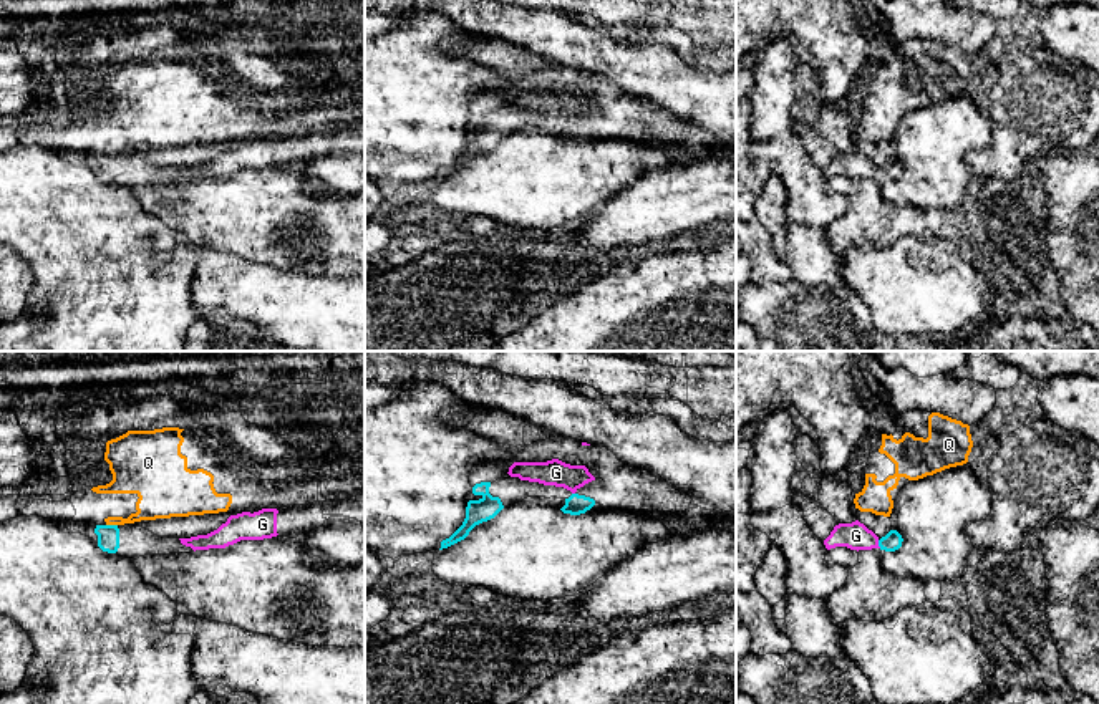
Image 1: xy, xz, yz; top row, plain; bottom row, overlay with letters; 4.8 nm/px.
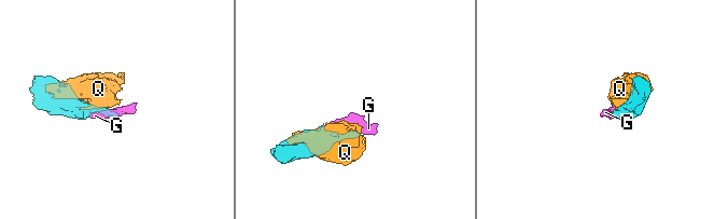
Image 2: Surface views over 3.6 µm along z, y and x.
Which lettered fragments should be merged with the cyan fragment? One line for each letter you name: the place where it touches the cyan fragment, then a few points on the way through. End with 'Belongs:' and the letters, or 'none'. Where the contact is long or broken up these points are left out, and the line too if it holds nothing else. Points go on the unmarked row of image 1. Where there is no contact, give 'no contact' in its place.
Belongs: none

